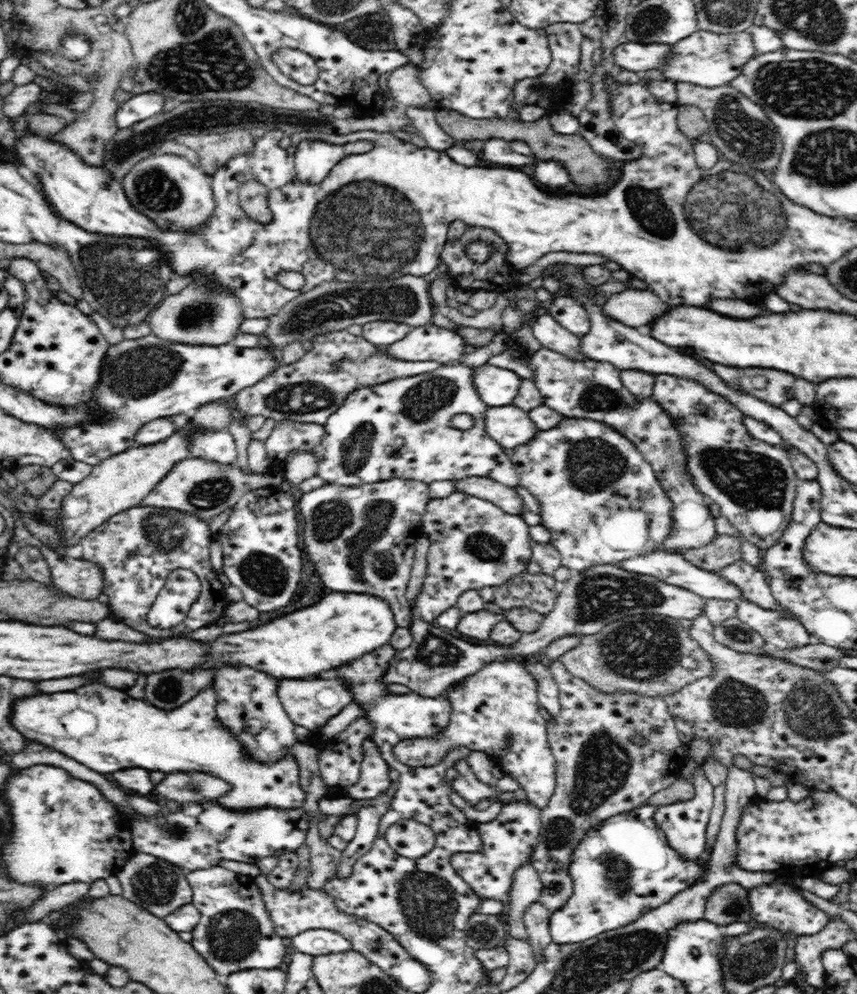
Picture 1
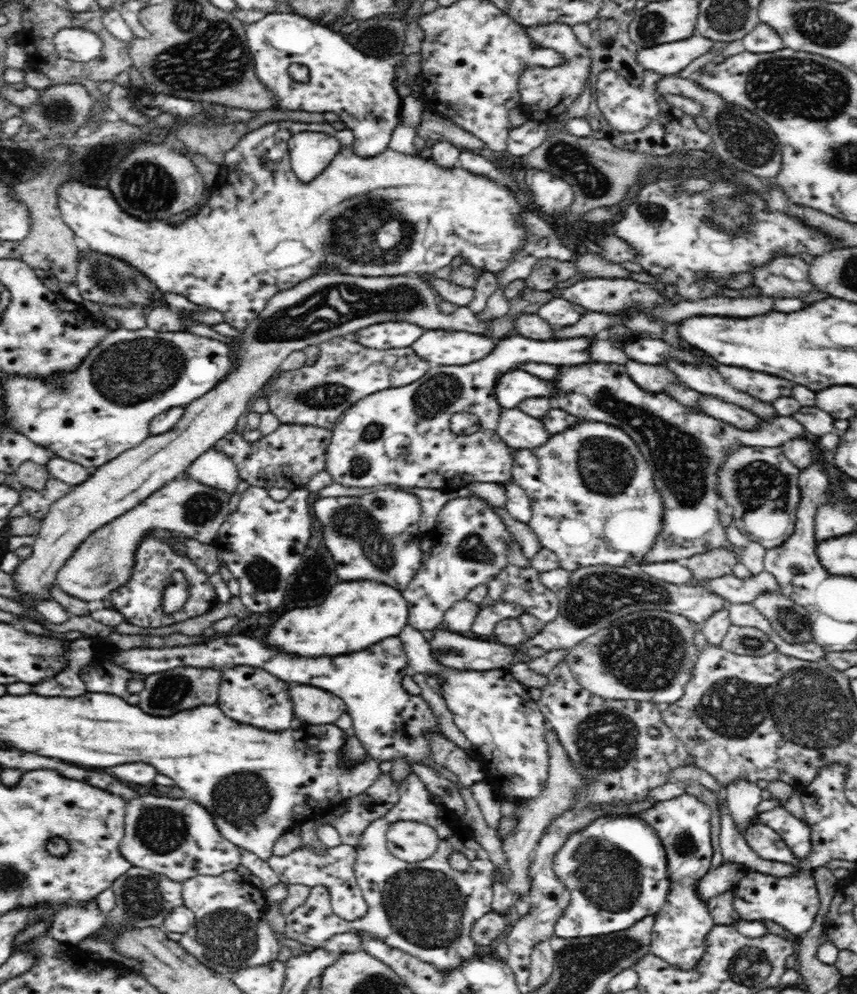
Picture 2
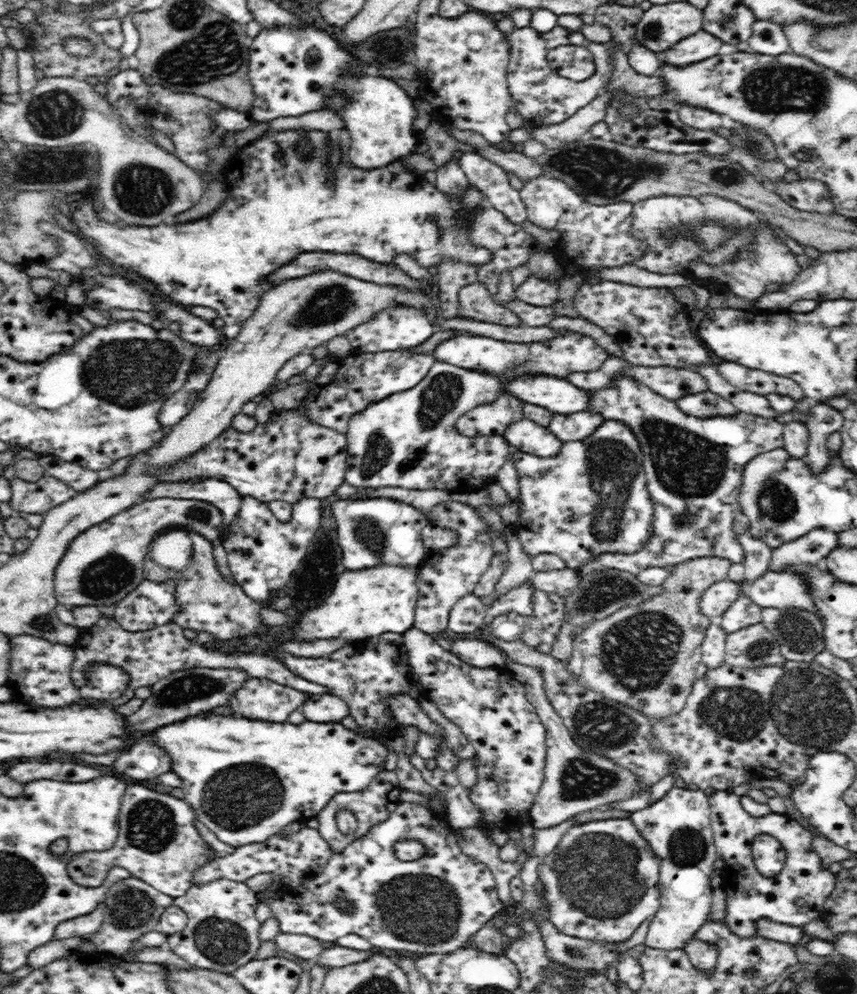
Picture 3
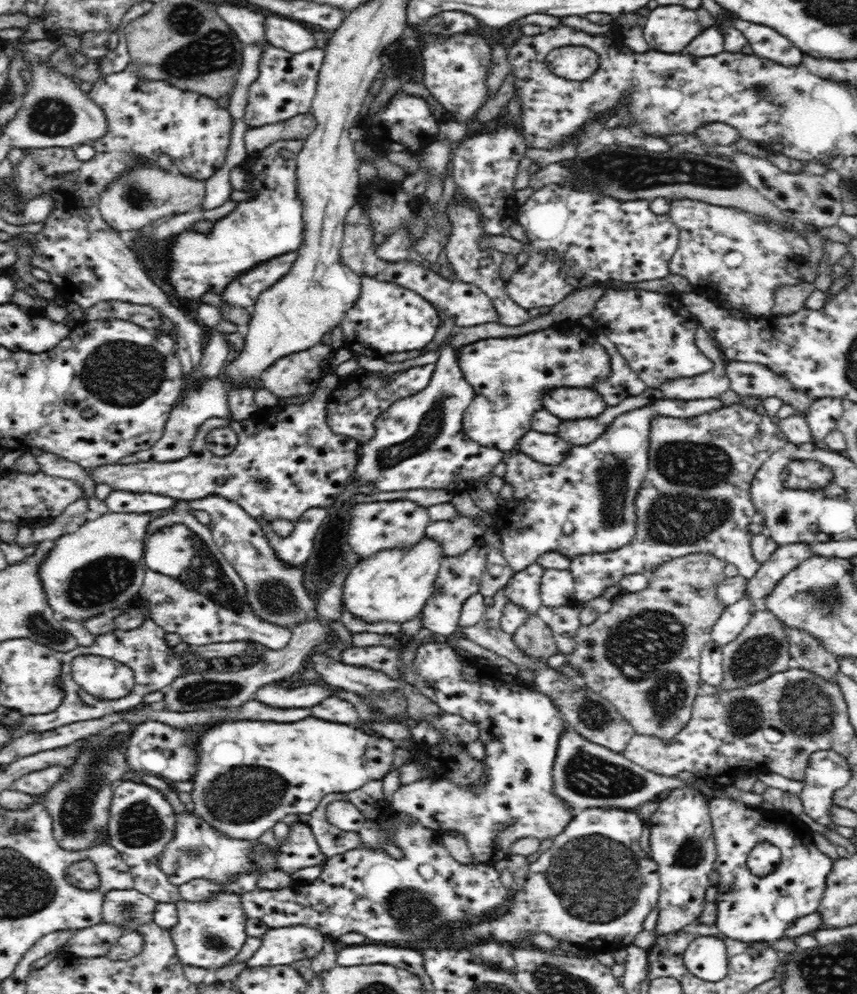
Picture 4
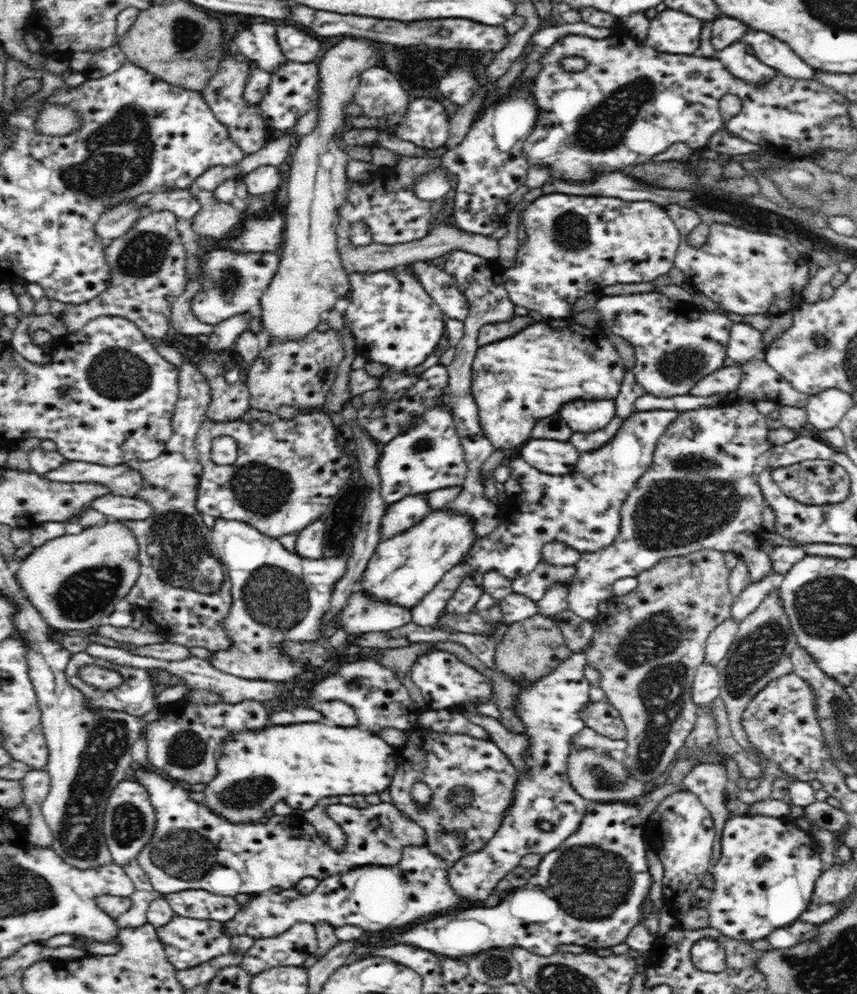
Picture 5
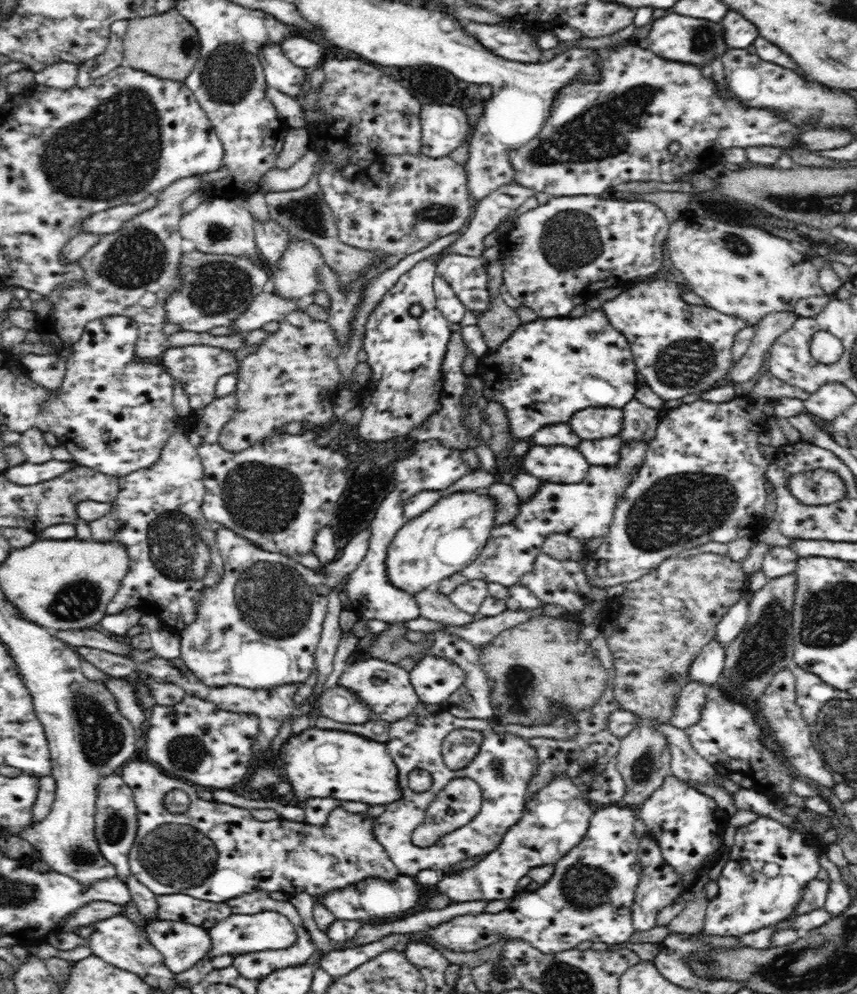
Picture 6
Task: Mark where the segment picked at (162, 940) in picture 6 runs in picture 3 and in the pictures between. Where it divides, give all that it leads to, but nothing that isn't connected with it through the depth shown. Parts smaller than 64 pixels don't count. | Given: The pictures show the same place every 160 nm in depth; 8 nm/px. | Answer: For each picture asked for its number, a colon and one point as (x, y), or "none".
3: (221, 935)
4: (208, 935)
5: (187, 942)

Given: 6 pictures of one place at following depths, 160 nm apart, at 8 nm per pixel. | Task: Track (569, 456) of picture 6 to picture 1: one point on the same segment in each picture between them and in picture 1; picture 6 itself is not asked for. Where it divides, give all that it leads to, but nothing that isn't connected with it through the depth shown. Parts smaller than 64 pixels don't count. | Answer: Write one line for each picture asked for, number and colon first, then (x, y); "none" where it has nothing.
1: (509, 426)
2: (518, 430)
3: (525, 436)
4: (549, 449)
5: (551, 457)

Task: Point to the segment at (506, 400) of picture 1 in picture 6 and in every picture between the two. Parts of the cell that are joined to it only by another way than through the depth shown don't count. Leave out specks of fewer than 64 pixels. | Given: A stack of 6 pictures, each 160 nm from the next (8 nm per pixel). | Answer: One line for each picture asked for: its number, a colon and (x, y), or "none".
2: (515, 386)
3: (560, 396)
4: (567, 403)
5: (586, 416)
6: (593, 423)

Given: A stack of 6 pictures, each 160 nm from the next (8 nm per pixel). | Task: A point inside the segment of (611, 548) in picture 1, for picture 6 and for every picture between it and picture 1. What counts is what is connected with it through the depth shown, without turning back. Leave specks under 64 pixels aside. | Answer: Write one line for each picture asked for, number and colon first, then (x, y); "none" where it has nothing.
2: (594, 502)
3: (591, 499)
4: (585, 506)
5: (581, 510)
6: (583, 511)

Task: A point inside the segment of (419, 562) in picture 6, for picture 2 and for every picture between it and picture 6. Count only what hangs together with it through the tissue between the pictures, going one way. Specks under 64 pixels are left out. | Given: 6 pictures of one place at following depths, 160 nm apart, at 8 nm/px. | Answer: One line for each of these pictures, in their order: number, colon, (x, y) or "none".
2: (356, 614)
3: (368, 602)
4: (395, 584)
5: (405, 568)

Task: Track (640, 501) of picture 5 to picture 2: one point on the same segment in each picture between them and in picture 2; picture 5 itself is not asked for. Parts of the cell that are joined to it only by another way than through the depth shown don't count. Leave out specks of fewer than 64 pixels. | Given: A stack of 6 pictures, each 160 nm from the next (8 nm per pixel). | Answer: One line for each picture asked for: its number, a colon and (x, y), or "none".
2: (685, 450)
3: (694, 466)
4: (696, 498)

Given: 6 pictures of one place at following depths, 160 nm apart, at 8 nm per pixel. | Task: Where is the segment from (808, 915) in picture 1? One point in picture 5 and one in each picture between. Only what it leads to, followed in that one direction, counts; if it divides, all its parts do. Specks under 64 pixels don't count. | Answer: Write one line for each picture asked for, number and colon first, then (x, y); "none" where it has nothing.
2: (792, 901)
3: (796, 895)
4: (750, 908)
5: (764, 880)

